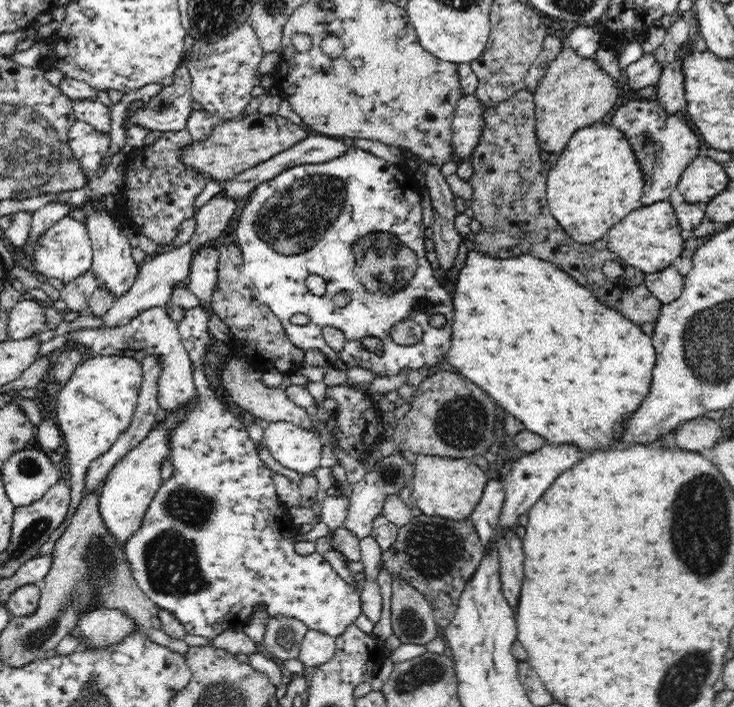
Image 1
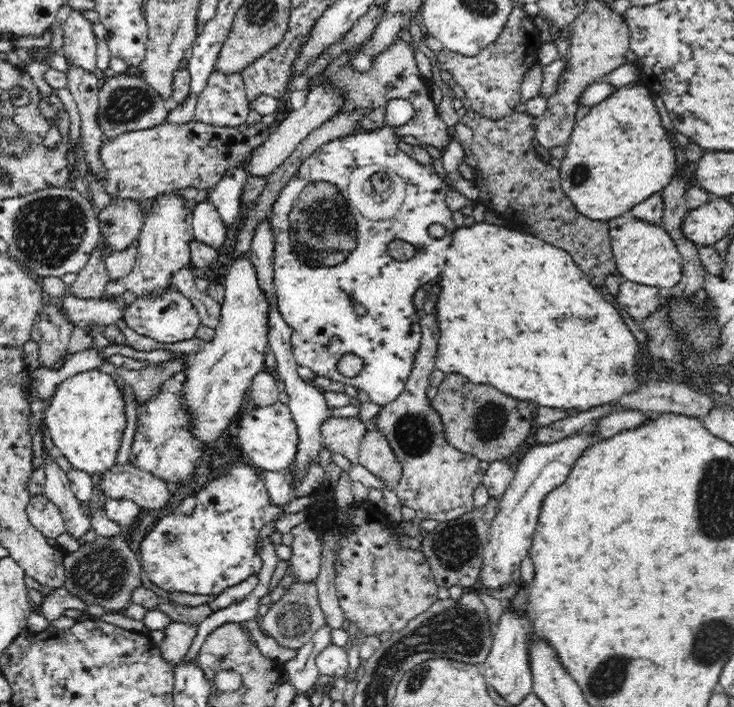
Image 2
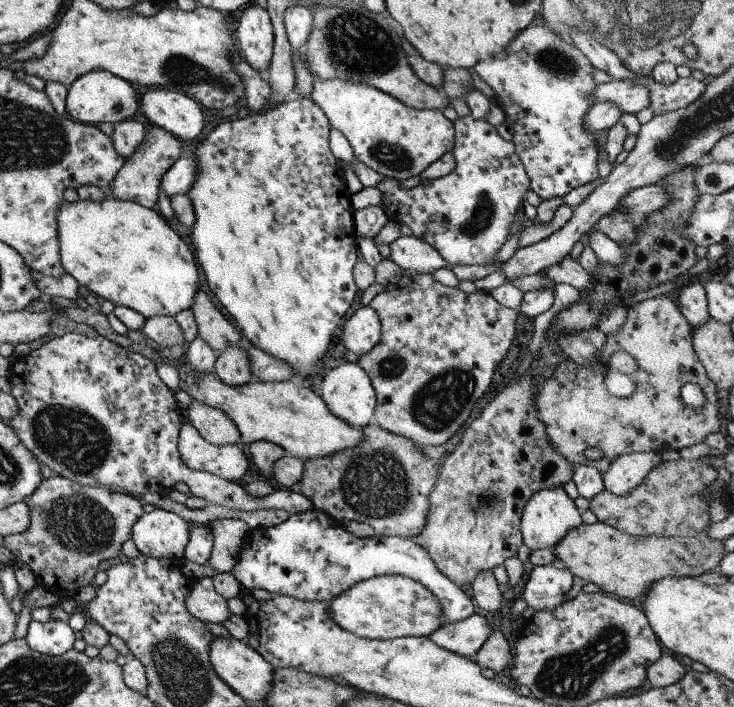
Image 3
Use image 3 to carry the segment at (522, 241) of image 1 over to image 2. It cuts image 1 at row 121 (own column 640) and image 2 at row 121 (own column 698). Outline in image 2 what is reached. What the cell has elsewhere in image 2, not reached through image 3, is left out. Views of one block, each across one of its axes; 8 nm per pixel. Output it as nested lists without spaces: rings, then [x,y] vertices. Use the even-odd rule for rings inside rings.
[[[470,110],[460,122],[473,130],[474,141],[469,149],[476,160],[478,200],[488,210],[500,212],[513,222],[526,222],[534,236],[568,251],[595,287],[604,285],[606,274],[619,274],[611,251],[607,222],[592,220],[576,210],[563,191],[560,171],[538,159],[532,146],[535,118],[526,113],[513,113],[501,120],[487,120]]]

